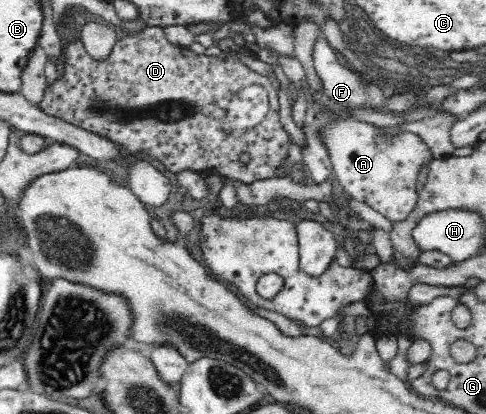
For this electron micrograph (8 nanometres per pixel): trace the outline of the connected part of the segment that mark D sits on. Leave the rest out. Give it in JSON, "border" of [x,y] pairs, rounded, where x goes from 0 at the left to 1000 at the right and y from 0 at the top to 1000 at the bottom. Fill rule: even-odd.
{"border":[[[298,65],[239,97],[228,128],[210,145],[187,138],[167,97],[142,104],[128,118],[113,196],[93,205],[88,234],[72,256],[93,278],[117,283],[253,348],[253,357],[270,372],[294,370],[302,379],[311,377],[331,391],[340,408],[364,423],[389,411],[409,418],[414,411],[436,406],[447,420],[512,447],[525,437],[566,428],[564,408],[570,408],[593,374],[597,333],[574,290],[570,227],[551,186],[516,169],[486,135],[465,133],[461,143],[453,143],[405,130],[387,111],[368,111],[348,99],[335,68]],[[516,205],[533,205],[551,220],[556,266],[537,302],[508,316],[500,331],[479,336],[461,321],[453,292],[473,234]],[[500,370],[508,370],[512,379],[508,394],[496,394]]]}

